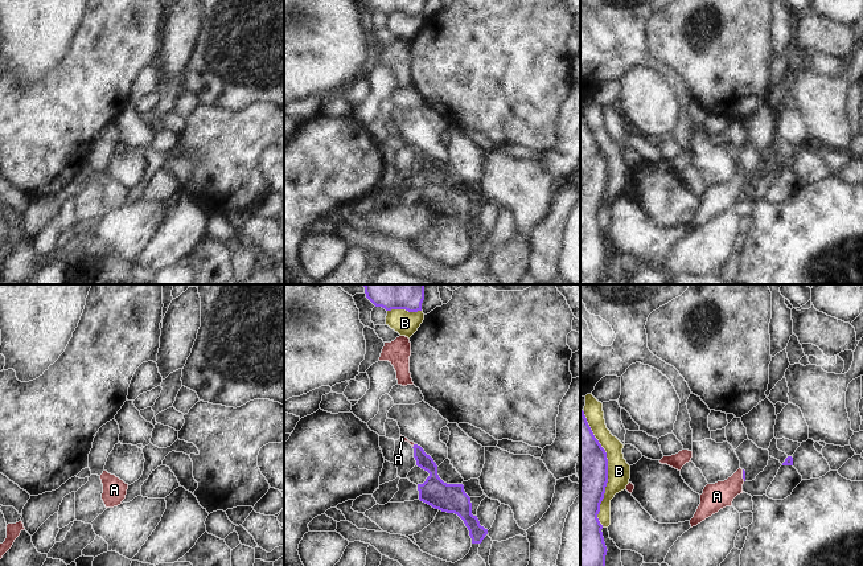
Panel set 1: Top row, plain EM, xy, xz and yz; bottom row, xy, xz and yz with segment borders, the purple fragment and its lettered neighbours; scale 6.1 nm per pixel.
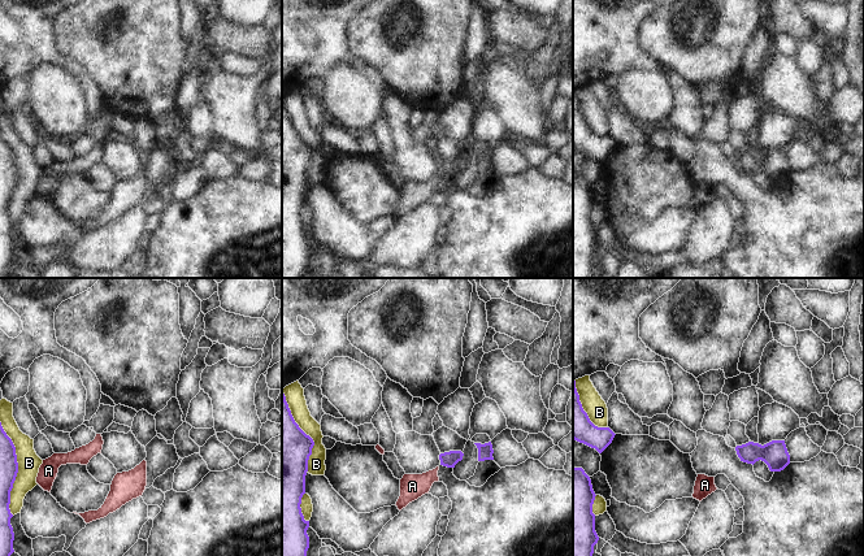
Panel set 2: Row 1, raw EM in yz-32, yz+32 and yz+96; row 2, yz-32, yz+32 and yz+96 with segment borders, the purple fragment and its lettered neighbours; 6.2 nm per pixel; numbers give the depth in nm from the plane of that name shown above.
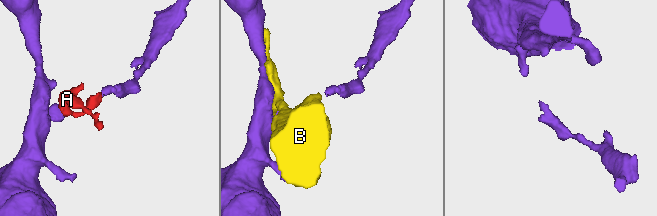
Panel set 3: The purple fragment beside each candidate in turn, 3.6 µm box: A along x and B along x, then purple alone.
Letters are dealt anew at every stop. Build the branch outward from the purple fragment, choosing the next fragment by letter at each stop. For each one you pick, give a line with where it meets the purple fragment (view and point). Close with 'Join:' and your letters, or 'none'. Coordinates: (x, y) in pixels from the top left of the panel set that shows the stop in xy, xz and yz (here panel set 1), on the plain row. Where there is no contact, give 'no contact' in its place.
A: yz (743, 179)
Join: A

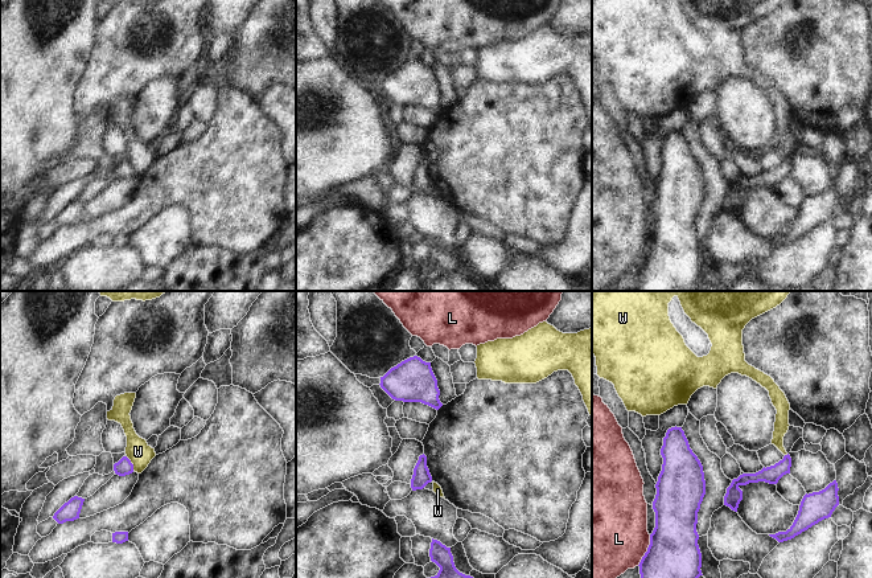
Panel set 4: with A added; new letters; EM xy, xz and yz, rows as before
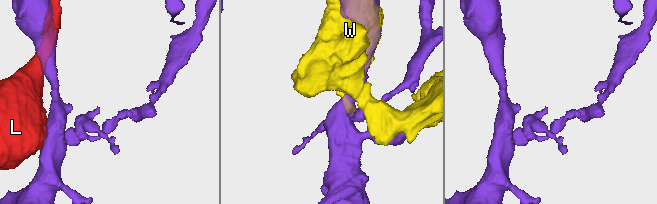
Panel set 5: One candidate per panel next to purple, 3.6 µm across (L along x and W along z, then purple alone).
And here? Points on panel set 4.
Join: none

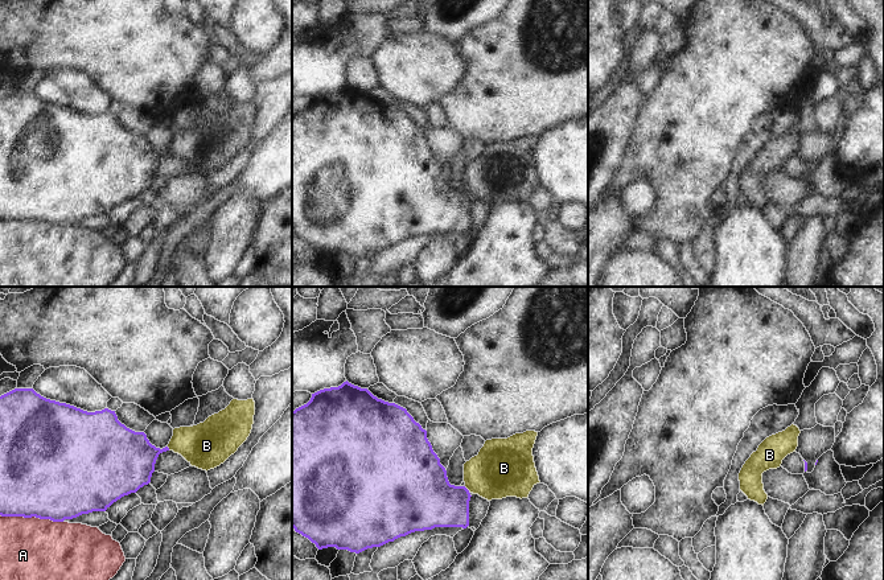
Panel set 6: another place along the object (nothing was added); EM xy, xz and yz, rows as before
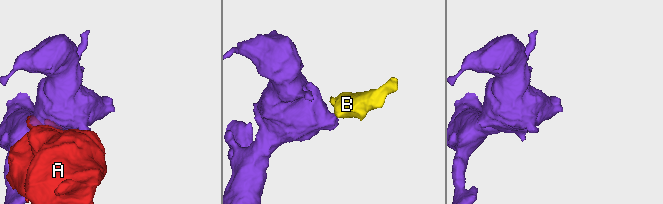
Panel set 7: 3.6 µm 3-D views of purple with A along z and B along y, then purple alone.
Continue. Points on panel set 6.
Join: none

